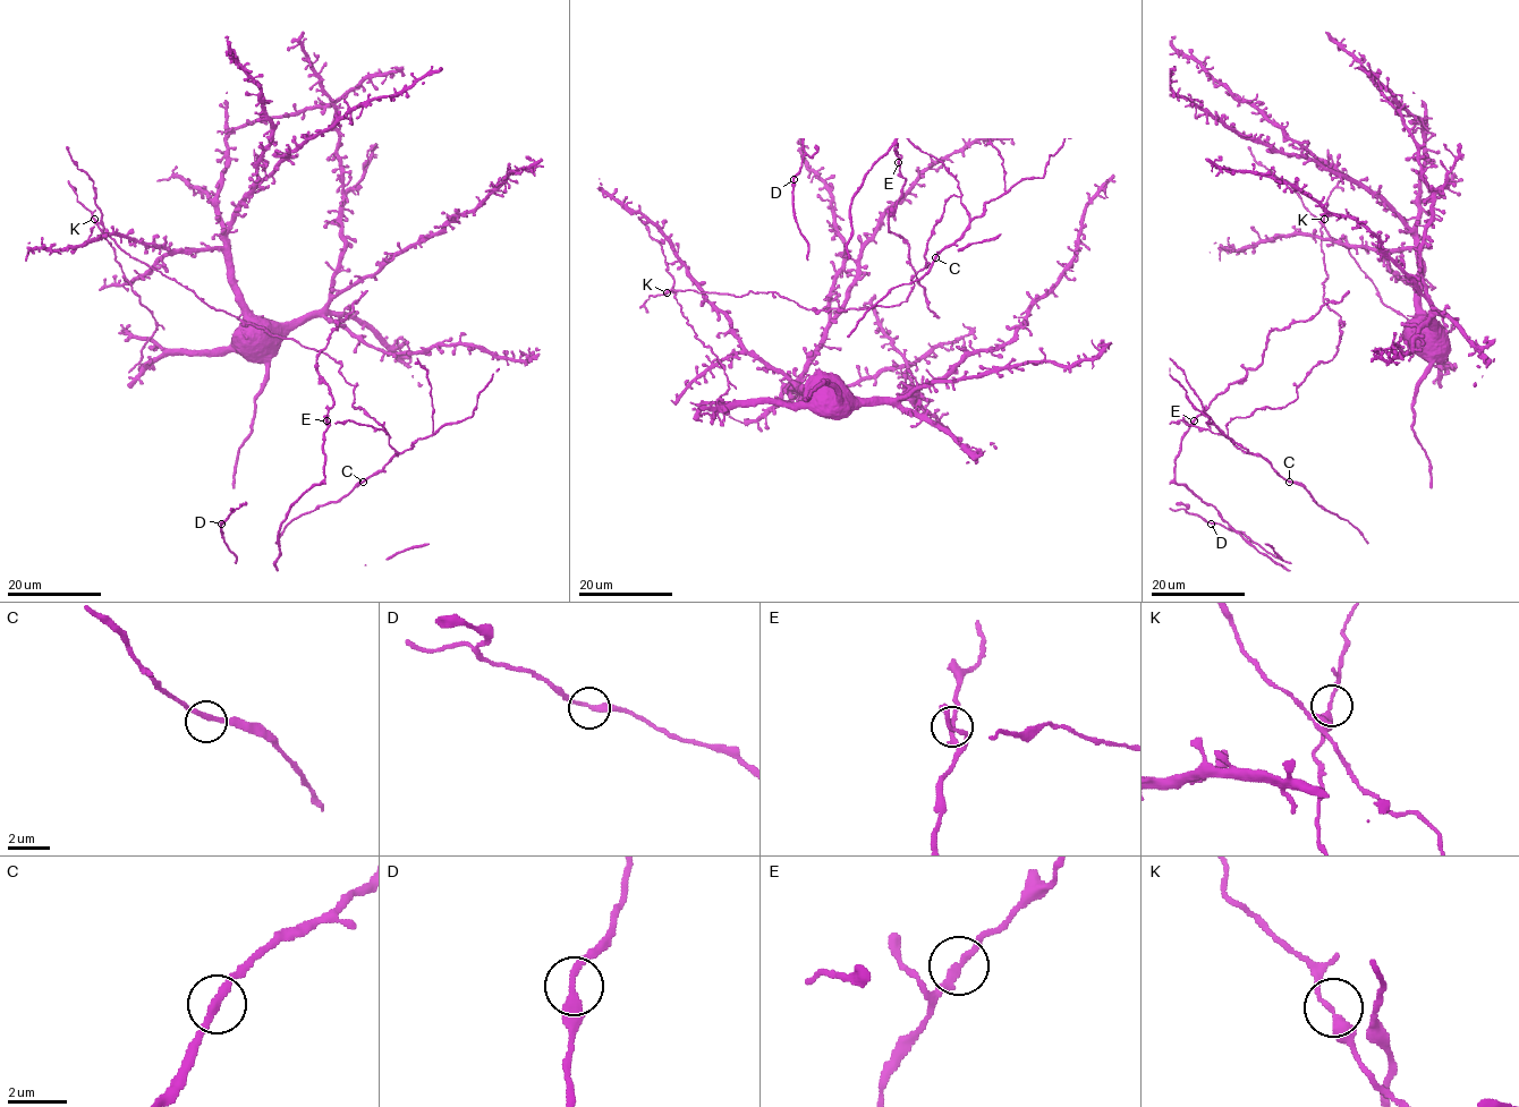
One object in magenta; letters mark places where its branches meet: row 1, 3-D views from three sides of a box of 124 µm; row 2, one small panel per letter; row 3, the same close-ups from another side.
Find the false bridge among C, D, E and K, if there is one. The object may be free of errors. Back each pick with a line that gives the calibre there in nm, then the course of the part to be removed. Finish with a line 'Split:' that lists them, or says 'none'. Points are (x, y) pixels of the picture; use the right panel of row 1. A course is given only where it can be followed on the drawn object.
Split: none

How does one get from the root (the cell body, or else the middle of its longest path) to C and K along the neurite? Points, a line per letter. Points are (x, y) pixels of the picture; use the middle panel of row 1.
C: (819, 391), (711, 417), (724, 366), (670, 290), (899, 305), (944, 202), (961, 196), (969, 227), (935, 257)
K: (819, 391), (802, 402), (731, 402), (711, 417), (729, 388), (724, 366), (695, 337), (675, 291), (667, 292)

